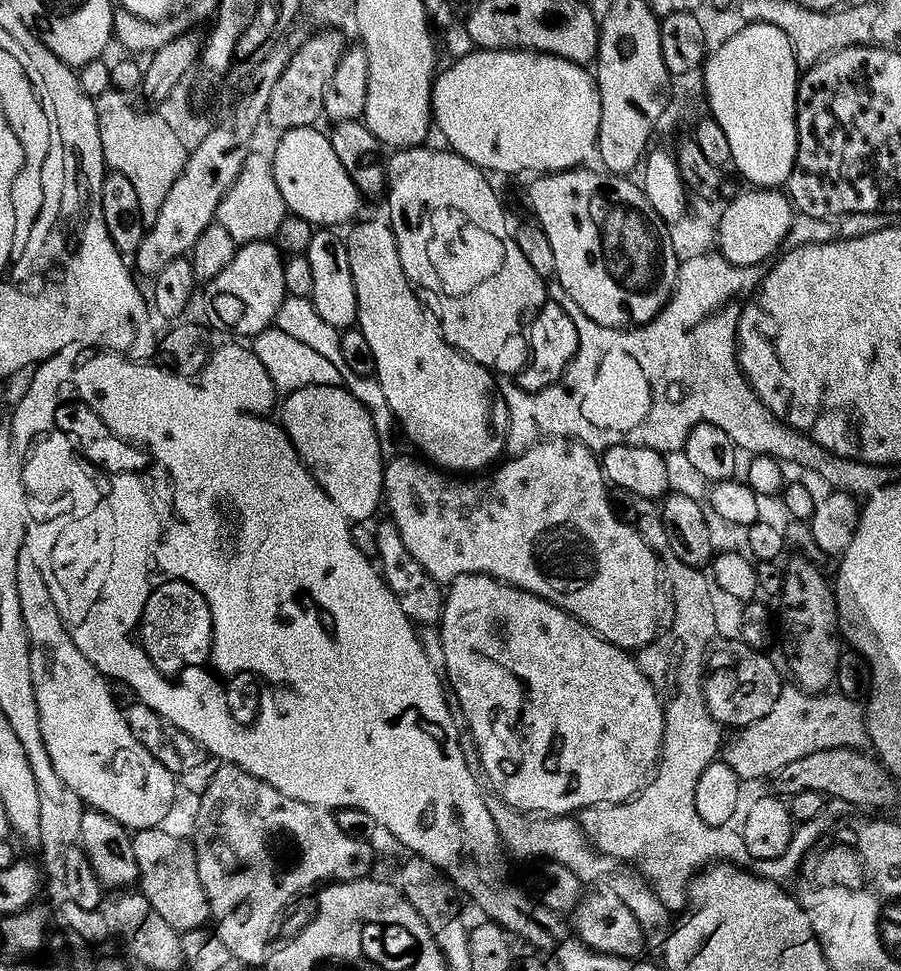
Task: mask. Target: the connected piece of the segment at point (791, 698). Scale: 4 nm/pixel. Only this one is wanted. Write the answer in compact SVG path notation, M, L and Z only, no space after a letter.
M784 682L770 714L758 718L758 722L750 722L733 736L736 737L729 744L727 741L723 745L722 761L740 781L765 779L782 770L786 762L806 758L806 754L814 754L818 750L863 749L869 743L868 718L865 705L859 700L846 698L835 690L827 694L813 694L795 683Z

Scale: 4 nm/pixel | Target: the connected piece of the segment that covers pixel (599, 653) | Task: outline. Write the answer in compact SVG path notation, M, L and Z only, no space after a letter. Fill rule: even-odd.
M459 576L452 581L444 598L438 631L444 647L443 671L446 673L447 687L454 700L456 695L456 700L460 703L459 715L462 720L464 715L464 720L468 723L467 731L480 756L479 767L484 768L483 779L486 784L488 779L489 786L500 795L499 799L503 803L523 812L567 816L595 804L623 804L644 787L660 758L660 743L664 737L664 705L660 693L648 681L646 674L642 674L635 659L625 649L617 648L609 640L602 639L594 629L587 628L581 620L571 616L569 612L563 612L557 604L550 603L544 597L535 596L533 592L523 592L520 588L486 576Z

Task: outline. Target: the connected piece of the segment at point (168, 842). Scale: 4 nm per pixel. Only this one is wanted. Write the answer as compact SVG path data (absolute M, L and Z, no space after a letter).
M167 827L142 828L132 836L134 858L138 862L139 891L170 922L170 926L183 934L195 928L205 927L209 923L210 913L208 899L202 886L202 878L198 878L201 861L196 861L196 852L188 840L167 832Z

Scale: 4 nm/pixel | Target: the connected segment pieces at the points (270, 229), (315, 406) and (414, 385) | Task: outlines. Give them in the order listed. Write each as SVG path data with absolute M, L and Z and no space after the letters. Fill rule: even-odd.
M256 150L249 151L248 157L242 162L242 170L238 170L238 176L218 206L215 223L221 224L239 246L255 240L272 240L285 215L286 209L274 180L271 159Z
M310 382L287 393L279 412L285 434L330 502L342 510L349 522L368 522L382 504L386 460L366 406L347 387Z
M383 219L380 220L364 220L361 224L358 224L359 222L353 223L351 225L351 227L353 226L352 233L347 233L346 236L350 274L354 278L354 290L356 291L356 324L359 327L360 333L366 338L366 342L370 342L370 351L374 354L374 362L376 363L374 379L376 383L382 386L382 394L386 394L386 402L390 402L390 410L396 416L397 425L402 429L402 432L404 428L405 434L425 452L423 455L435 467L447 470L452 474L479 473L481 470L487 469L484 468L487 464L493 463L492 465L495 465L501 459L500 451L502 453L505 451L508 438L508 407L500 393L497 377L492 377L488 373L491 371L485 365L468 359L468 357L463 356L462 353L449 344L448 339L442 334L439 319L429 309L428 313L420 305L420 300L416 297L418 295L417 289L408 281L406 274L402 270L402 262L398 258L398 246L396 245L396 236L392 233L392 225Z

